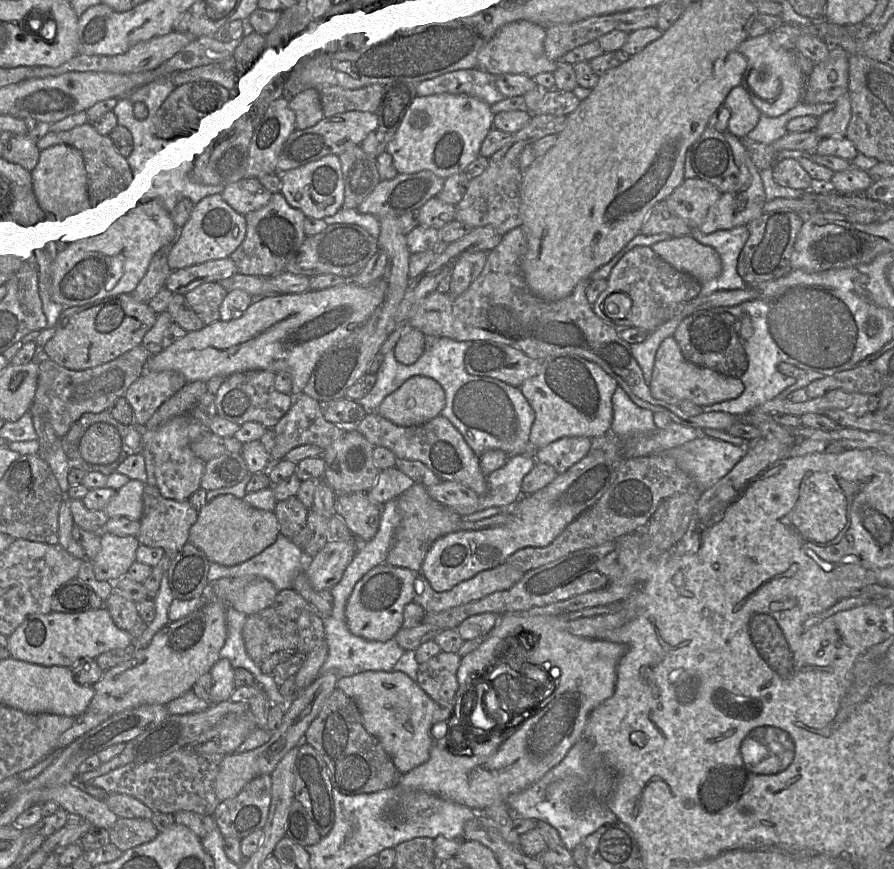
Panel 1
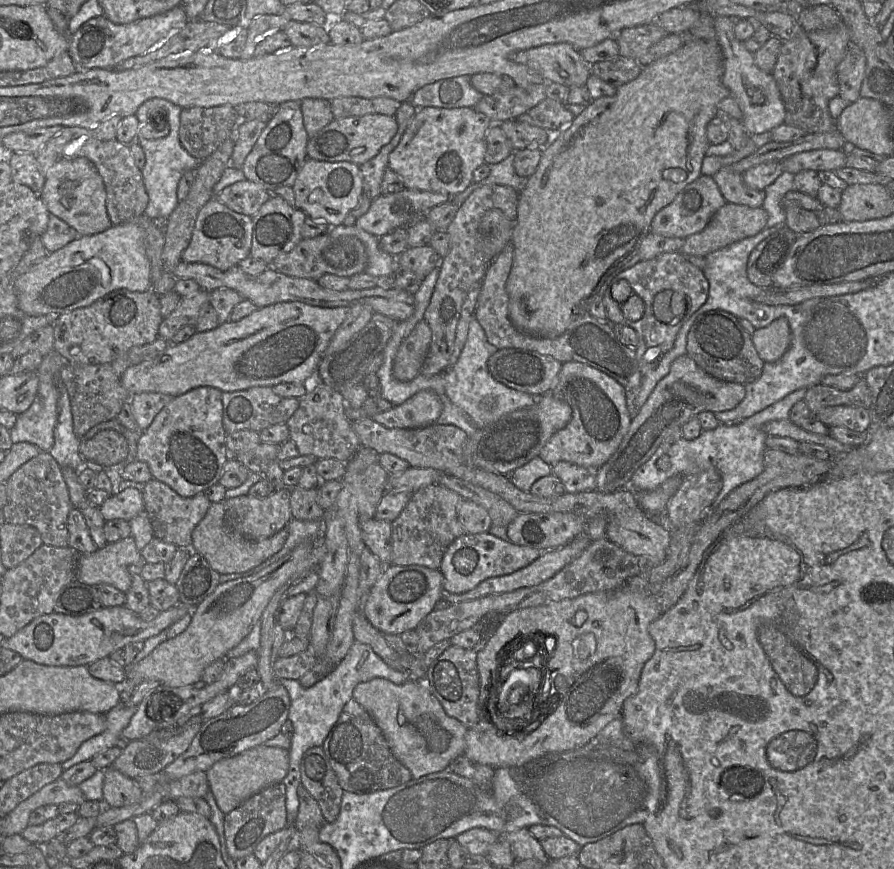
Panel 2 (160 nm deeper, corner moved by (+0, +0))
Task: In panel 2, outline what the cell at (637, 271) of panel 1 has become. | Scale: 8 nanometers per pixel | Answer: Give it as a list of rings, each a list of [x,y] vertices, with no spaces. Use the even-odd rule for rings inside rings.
[[[681,252],[662,253],[653,259],[639,261],[621,271],[608,283],[604,283],[602,289],[604,290],[602,302],[608,320],[613,324],[631,327],[637,333],[638,344],[635,354],[641,372],[639,393],[642,393],[644,374],[641,366],[646,362],[654,361],[659,354],[672,348],[684,322],[706,302],[709,293],[708,280],[704,271],[693,265]],[[614,280],[627,282],[633,294],[642,299],[644,312],[640,319],[633,321],[623,316],[621,303],[615,301],[610,293],[610,286]]]

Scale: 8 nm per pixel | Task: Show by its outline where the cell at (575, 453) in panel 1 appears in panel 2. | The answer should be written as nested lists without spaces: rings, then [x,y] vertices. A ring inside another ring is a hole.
[[[566,461],[557,462],[552,466],[553,474],[561,480],[566,492],[569,493],[594,491],[596,470]]]

